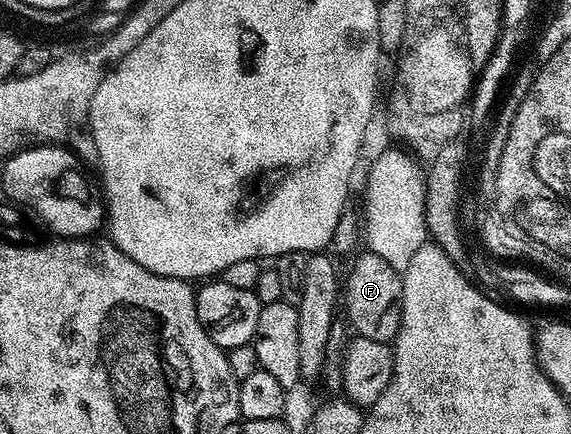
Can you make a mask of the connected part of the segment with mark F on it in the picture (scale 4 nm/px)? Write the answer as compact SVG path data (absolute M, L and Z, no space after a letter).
M362 251L354 259L349 274L343 277L343 309L345 305L345 313L353 324L352 332L358 337L374 337L376 341L388 342L395 329L394 310L400 300L401 273L398 269L391 267L387 259L379 259L379 255Z

